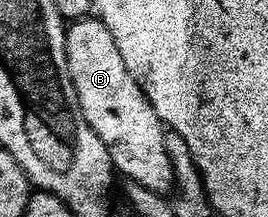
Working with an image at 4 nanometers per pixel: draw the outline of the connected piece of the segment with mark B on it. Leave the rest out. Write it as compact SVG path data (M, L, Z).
M86 16L68 23L65 55L79 108L95 136L103 140L114 171L118 175L126 174L128 181L143 184L151 192L168 195L174 189L175 179L165 147L166 127L131 72L127 72L127 64L123 64L123 56L119 56L119 48L115 48L115 40L100 18Z

